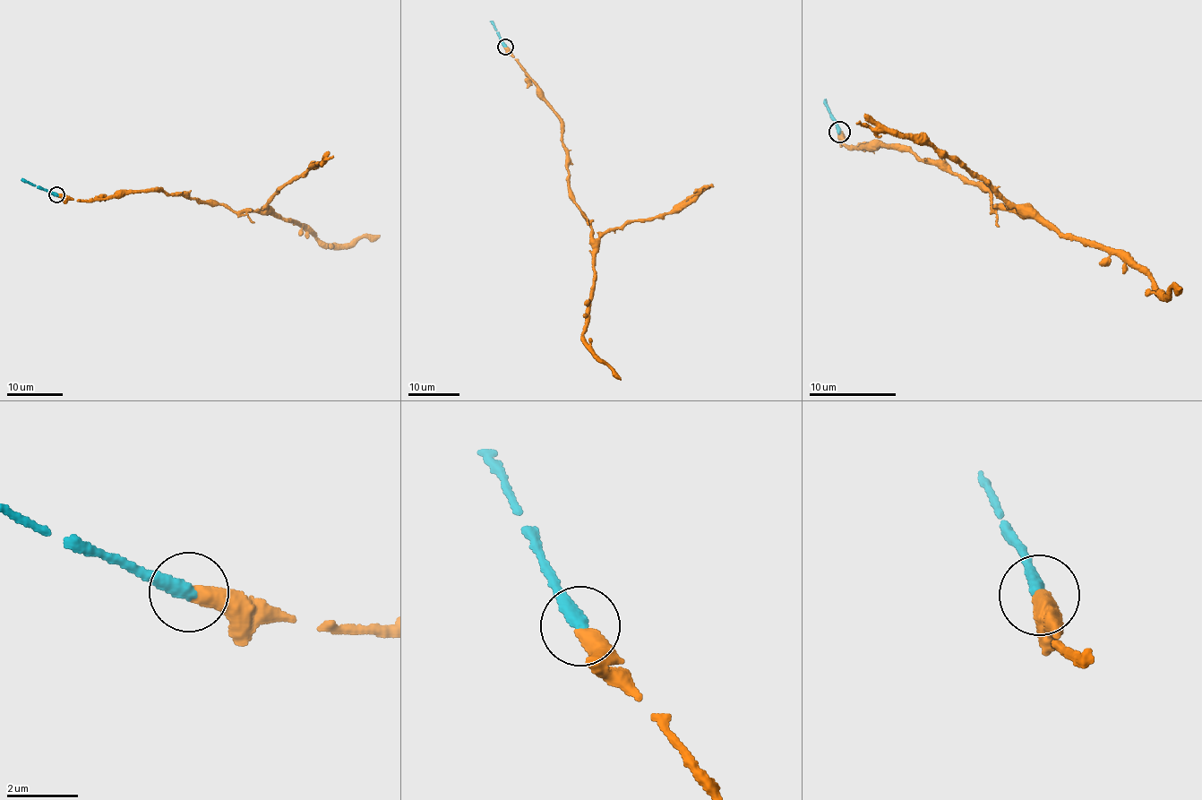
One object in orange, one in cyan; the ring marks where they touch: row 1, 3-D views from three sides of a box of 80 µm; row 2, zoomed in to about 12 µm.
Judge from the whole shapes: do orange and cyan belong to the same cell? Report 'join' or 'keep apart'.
join

